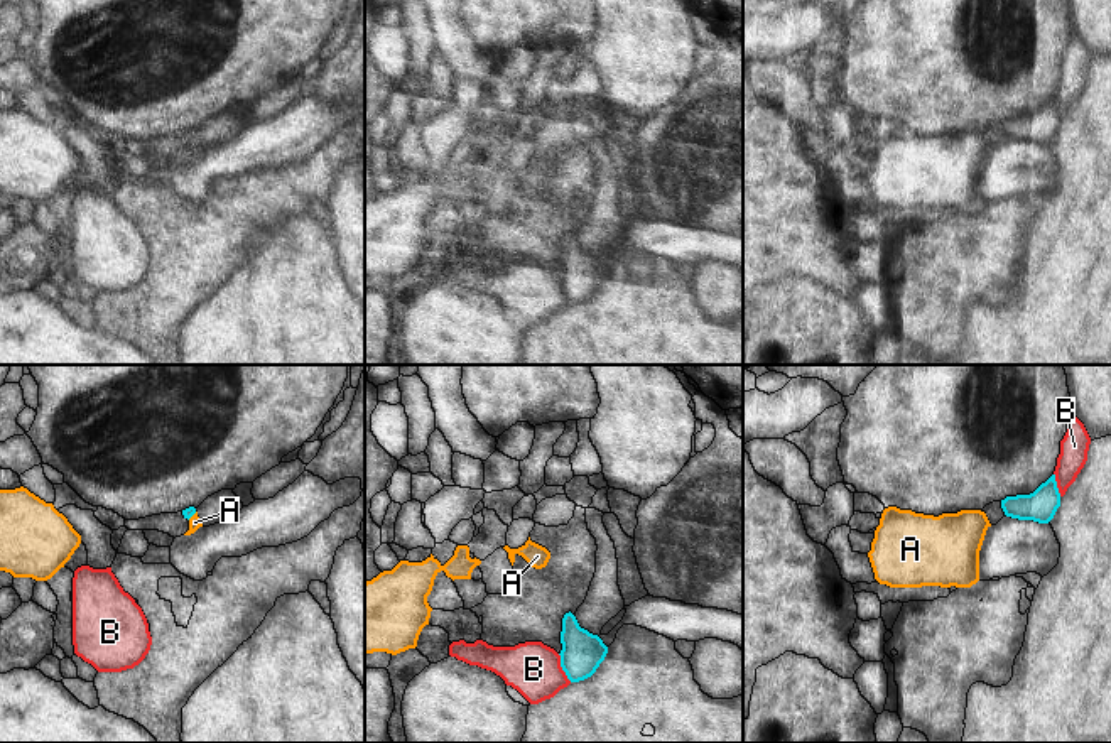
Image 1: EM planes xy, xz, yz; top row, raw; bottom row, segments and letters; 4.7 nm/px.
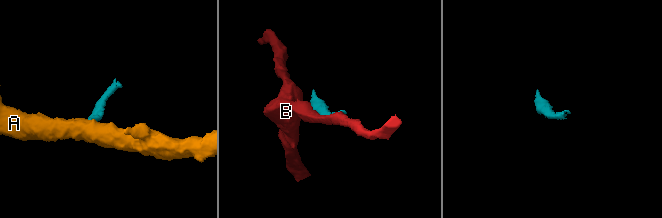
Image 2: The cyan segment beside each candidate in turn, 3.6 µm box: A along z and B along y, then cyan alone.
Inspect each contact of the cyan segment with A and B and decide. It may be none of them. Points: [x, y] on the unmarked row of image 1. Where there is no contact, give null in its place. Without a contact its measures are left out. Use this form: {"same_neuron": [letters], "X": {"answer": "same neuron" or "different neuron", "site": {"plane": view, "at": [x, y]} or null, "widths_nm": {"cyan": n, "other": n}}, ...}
{"same_neuron": ["A"], "A": {"answer": "same neuron", "site": {"plane": "xy", "at": [191, 137]}, "widths_nm": {"cyan": 50, "other": 60}}, "B": {"answer": "different neuron", "site": {"plane": "xz", "at": [561, 287]}, "widths_nm": {"cyan": 200, "other": 260}}}

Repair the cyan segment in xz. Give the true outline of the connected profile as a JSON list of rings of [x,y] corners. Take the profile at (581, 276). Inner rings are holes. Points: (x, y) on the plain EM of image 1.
[[[571,233],[562,240],[561,265],[561,289],[571,304],[591,299],[608,275],[603,262],[581,250]]]

